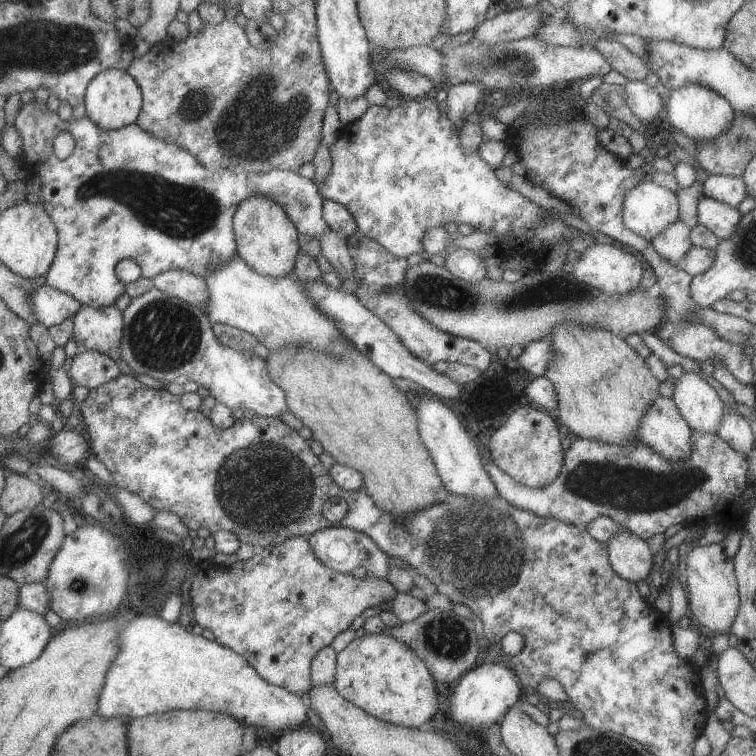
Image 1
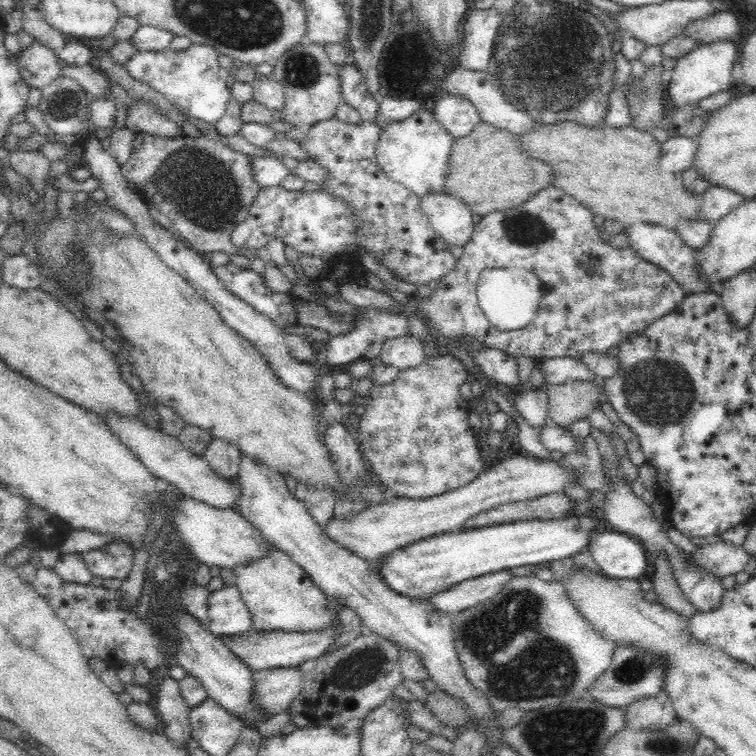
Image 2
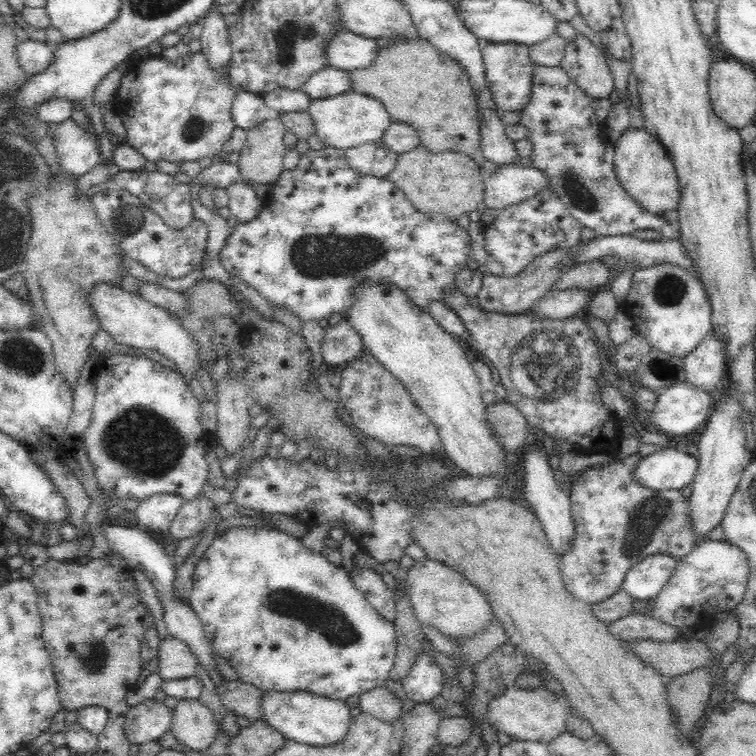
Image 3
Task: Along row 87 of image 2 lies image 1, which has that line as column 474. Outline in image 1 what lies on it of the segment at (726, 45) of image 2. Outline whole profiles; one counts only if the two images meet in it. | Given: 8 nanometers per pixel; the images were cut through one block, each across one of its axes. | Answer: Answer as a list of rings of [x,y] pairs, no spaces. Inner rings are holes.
[[[477,664],[475,668],[471,668],[467,674],[463,674],[457,682],[453,682],[451,686],[451,696],[449,696],[449,706],[445,712],[445,716],[449,716],[453,722],[457,722],[459,726],[471,728],[475,730],[489,730],[493,724],[501,722],[501,718],[505,716],[505,712],[515,706],[517,696],[519,696],[519,682],[515,678],[515,674],[501,664]]]

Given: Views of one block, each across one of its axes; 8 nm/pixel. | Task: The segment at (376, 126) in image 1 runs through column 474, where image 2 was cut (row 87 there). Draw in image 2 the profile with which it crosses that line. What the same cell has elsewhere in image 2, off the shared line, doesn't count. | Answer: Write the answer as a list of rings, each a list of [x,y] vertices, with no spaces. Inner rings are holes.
[[[192,44],[190,48],[180,52],[166,48],[162,52],[134,54],[124,64],[124,68],[130,78],[150,84],[150,88],[160,92],[180,112],[186,112],[188,116],[194,116],[208,124],[216,124],[218,120],[222,120],[232,100],[232,88],[228,88],[226,84],[226,80],[230,78],[230,70],[220,68],[216,48],[204,44]]]

